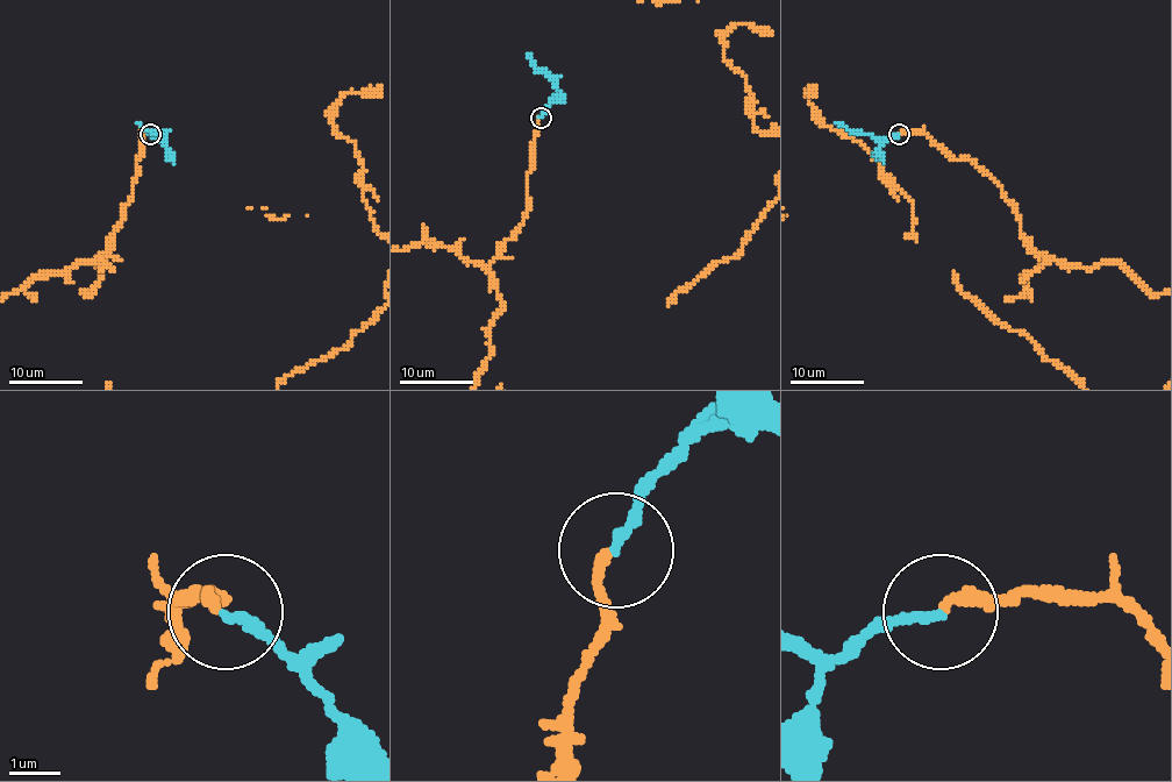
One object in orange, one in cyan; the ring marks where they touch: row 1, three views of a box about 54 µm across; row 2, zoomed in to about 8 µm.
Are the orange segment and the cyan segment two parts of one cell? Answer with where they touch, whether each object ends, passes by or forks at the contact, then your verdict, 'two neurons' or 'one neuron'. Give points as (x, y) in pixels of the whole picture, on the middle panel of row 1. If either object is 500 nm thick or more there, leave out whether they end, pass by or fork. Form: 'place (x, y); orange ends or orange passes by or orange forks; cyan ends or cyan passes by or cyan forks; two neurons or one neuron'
place (541, 118); orange ends; cyan ends; one neuron

